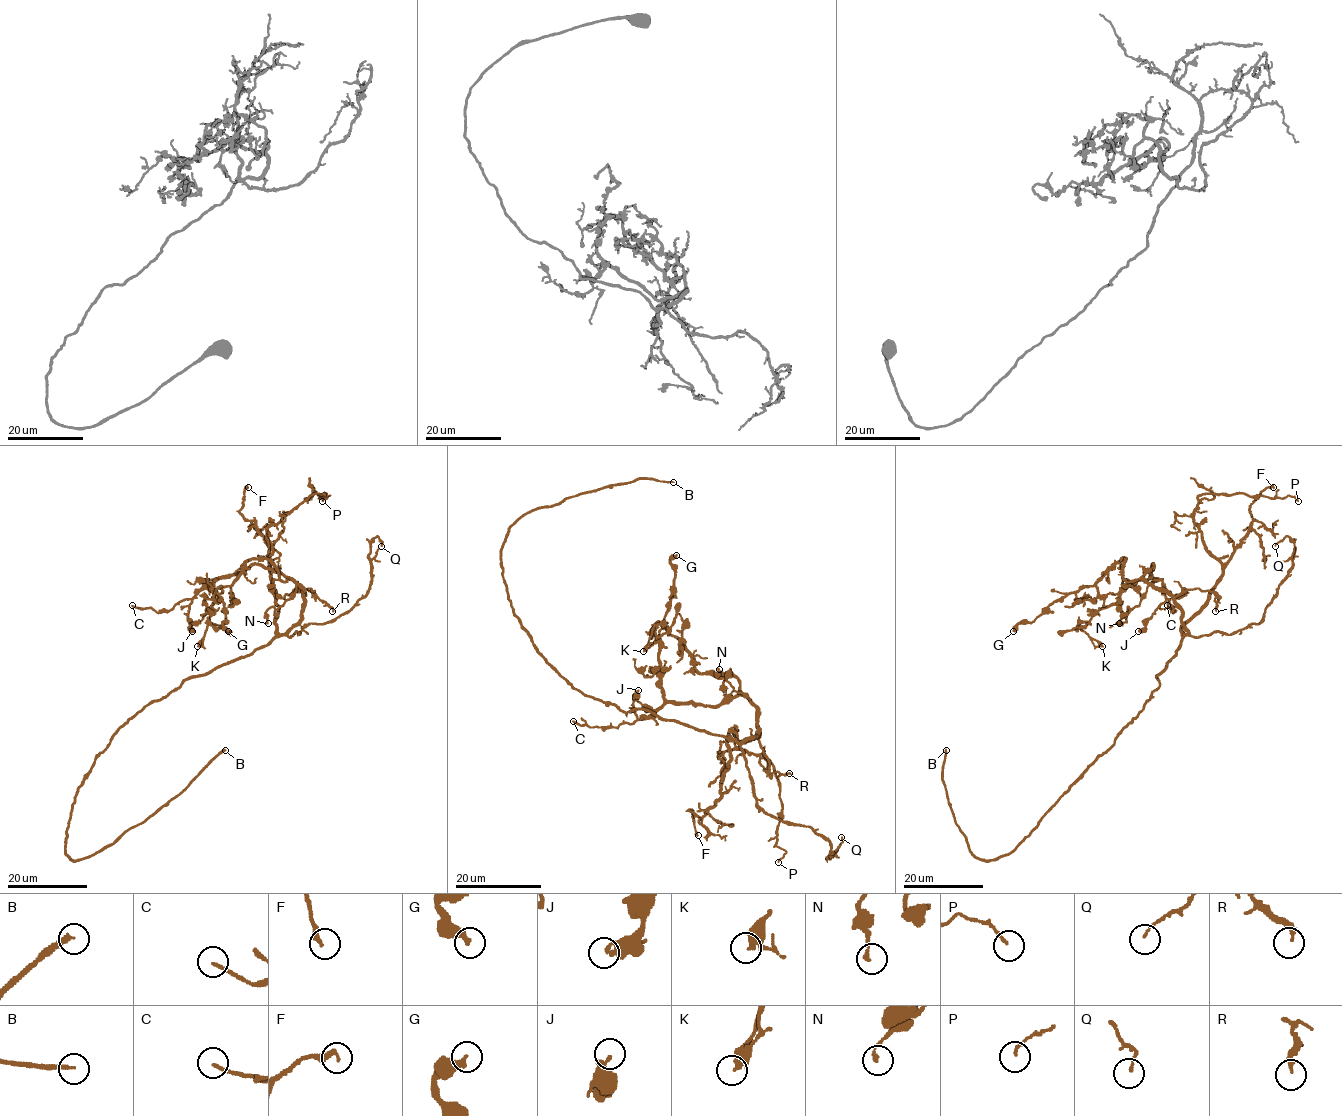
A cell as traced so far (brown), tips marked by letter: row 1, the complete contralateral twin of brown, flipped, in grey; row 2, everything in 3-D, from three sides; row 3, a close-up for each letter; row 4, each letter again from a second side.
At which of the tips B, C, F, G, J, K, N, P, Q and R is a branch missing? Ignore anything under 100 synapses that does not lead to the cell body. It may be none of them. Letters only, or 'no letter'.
B

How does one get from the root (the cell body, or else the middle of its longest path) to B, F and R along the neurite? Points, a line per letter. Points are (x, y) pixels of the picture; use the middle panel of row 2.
B: (600, 700), (574, 688), (534, 646), (508, 600), (502, 545), (508, 529), (533, 510), (638, 479), (673, 482)
F: (600, 700), (729, 736), (720, 797), (701, 817), (688, 809), (698, 835)
R: (600, 700), (624, 712), (649, 710), (738, 742), (759, 729), (769, 772), (789, 773)

